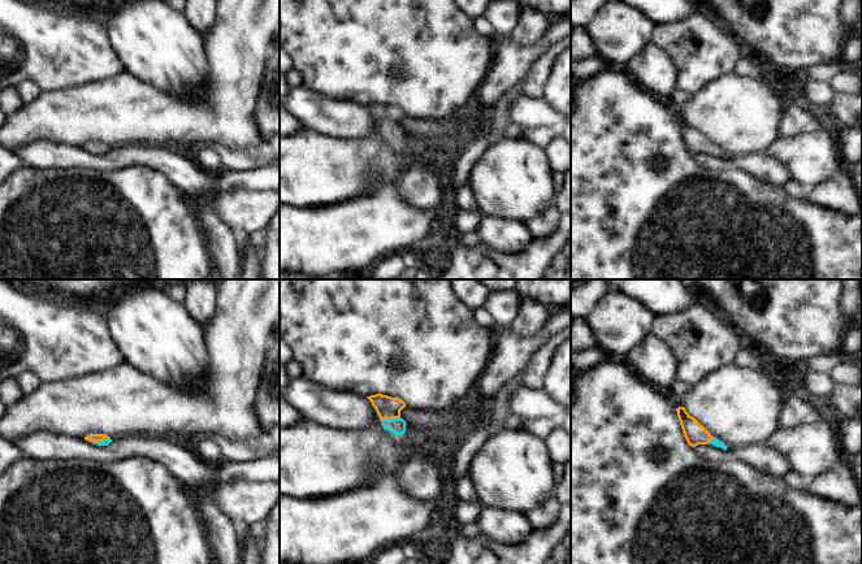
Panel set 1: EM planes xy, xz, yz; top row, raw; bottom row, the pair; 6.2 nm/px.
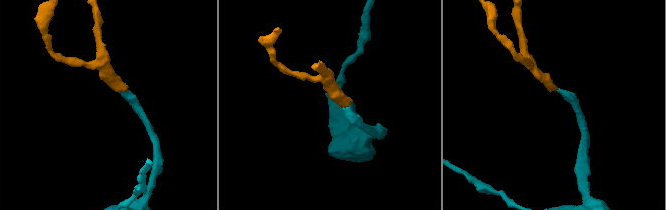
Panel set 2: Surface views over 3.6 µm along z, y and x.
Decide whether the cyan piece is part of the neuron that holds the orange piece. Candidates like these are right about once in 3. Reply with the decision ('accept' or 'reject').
accept

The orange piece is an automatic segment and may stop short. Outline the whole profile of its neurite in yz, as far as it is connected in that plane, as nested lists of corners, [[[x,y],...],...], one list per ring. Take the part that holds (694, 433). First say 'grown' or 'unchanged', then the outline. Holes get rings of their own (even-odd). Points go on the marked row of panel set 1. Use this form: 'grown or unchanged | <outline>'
grown | [[[684,407],[676,408],[677,417],[684,433],[684,437],[689,446],[696,447],[698,444],[714,444],[716,447],[727,450],[727,446],[719,439],[714,438],[710,431],[702,426],[694,417],[692,417]]]

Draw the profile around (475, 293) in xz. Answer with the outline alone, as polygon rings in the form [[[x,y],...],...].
[[[454,279],[454,288],[473,309],[485,307],[493,292],[484,279]]]

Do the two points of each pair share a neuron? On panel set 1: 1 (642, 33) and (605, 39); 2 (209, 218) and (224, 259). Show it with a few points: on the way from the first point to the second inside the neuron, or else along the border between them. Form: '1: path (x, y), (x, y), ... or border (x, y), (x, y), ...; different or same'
1: path (633, 33), (620, 33), (614, 39); same
2: path (217, 229), (224, 241), (224, 248); same

